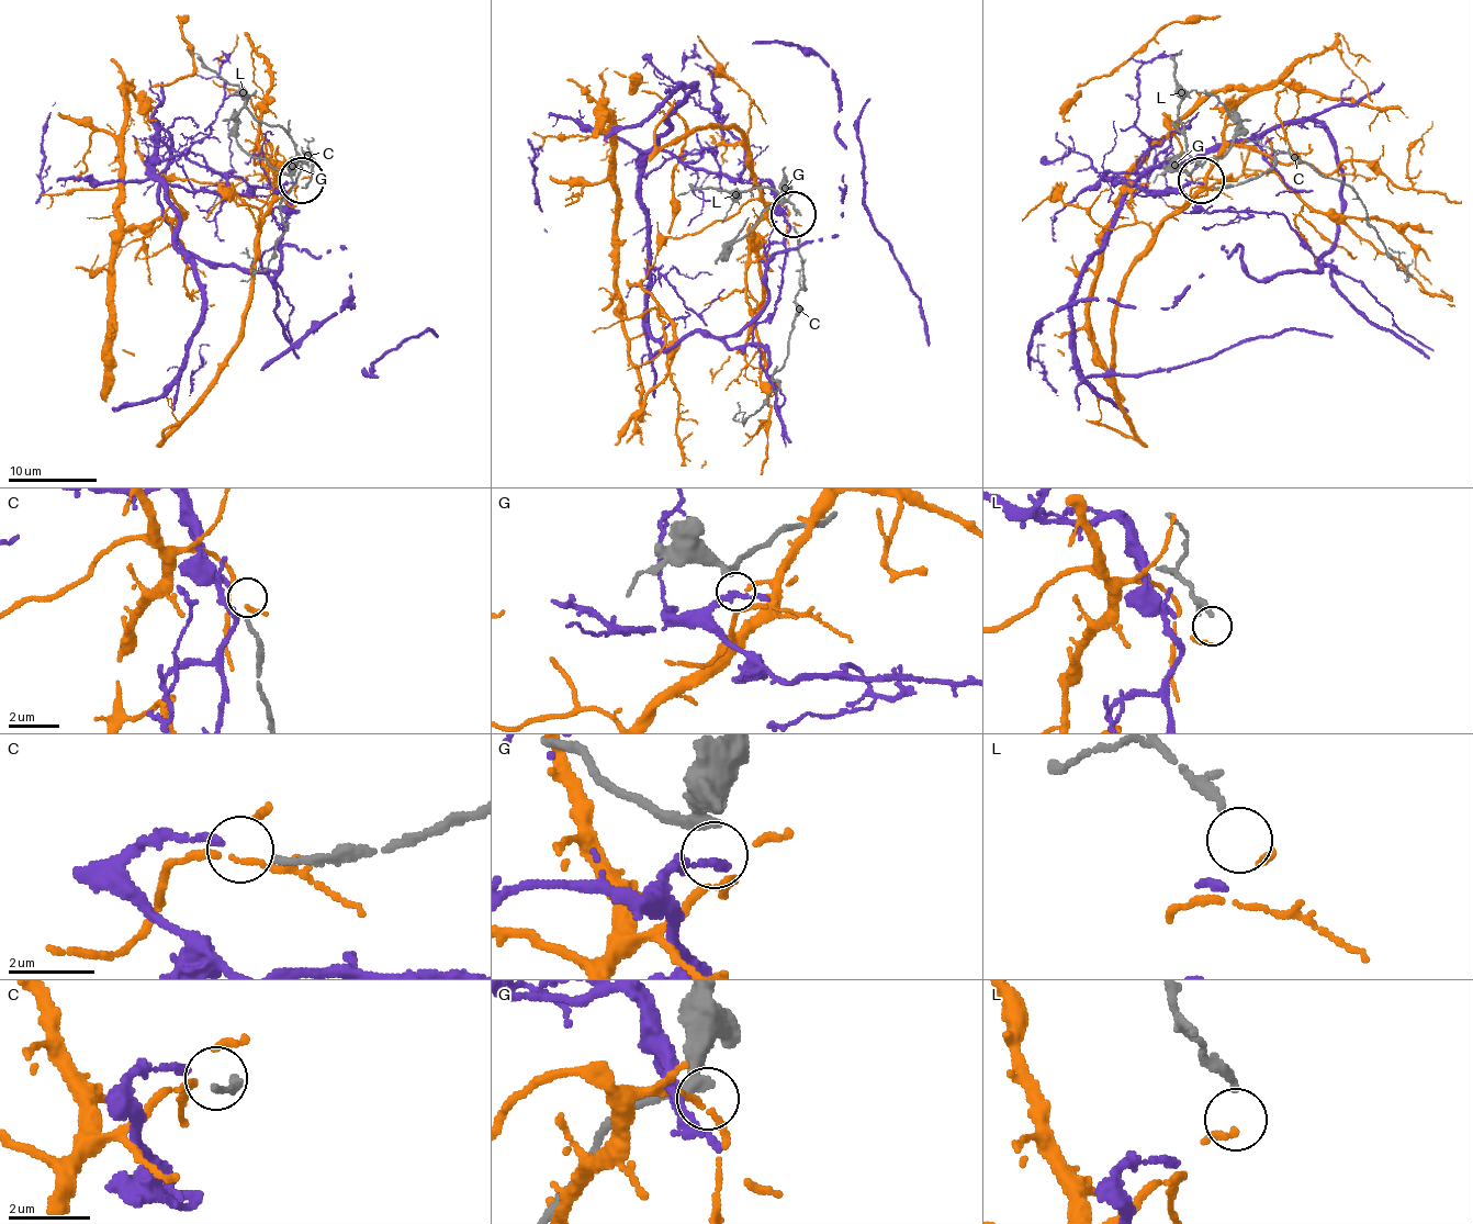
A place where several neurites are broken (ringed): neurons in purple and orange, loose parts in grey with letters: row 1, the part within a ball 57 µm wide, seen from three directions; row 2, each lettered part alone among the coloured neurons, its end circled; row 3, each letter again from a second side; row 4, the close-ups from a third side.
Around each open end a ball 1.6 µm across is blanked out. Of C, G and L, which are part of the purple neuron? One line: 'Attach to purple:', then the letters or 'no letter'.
Attach to purple: C

